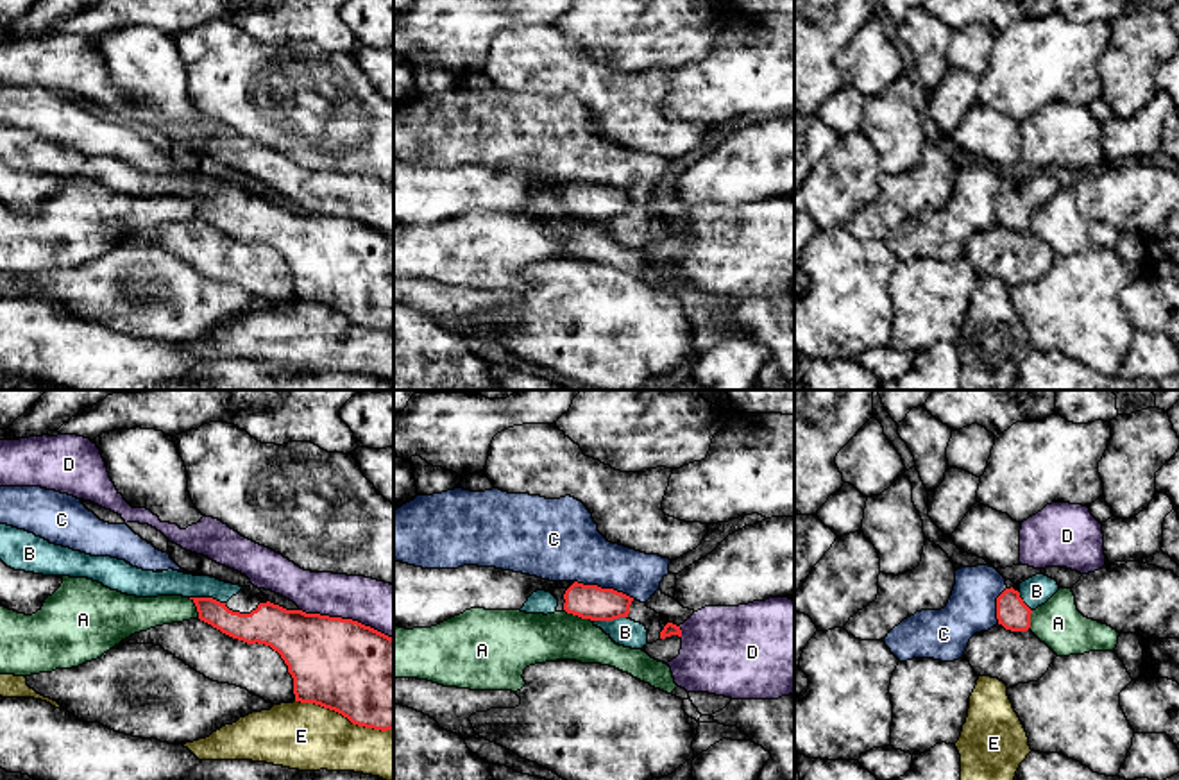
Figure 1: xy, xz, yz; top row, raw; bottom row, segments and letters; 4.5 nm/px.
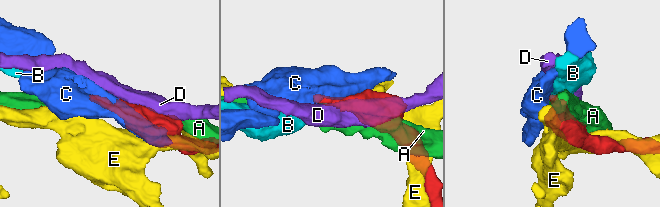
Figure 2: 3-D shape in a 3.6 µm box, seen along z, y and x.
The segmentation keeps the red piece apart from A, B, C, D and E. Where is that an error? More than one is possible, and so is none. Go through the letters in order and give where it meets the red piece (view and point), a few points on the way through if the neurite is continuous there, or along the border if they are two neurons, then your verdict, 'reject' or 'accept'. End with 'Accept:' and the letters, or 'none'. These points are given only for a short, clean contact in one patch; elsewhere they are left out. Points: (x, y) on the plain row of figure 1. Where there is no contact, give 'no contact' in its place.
A: meets red in xz at (578, 215); reject
B: meets red in xy at (208, 197); runs through xy (254, 226), (231, 222), (208, 197), (197, 186), (170, 181); accept
C: meets red in xz at (605, 188); reject
D: meets red in xy at (346, 219); reject
E: meets red in xy at (344, 315); reject
Accept: B

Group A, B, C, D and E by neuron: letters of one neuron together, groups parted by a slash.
A / B / C / D / E

